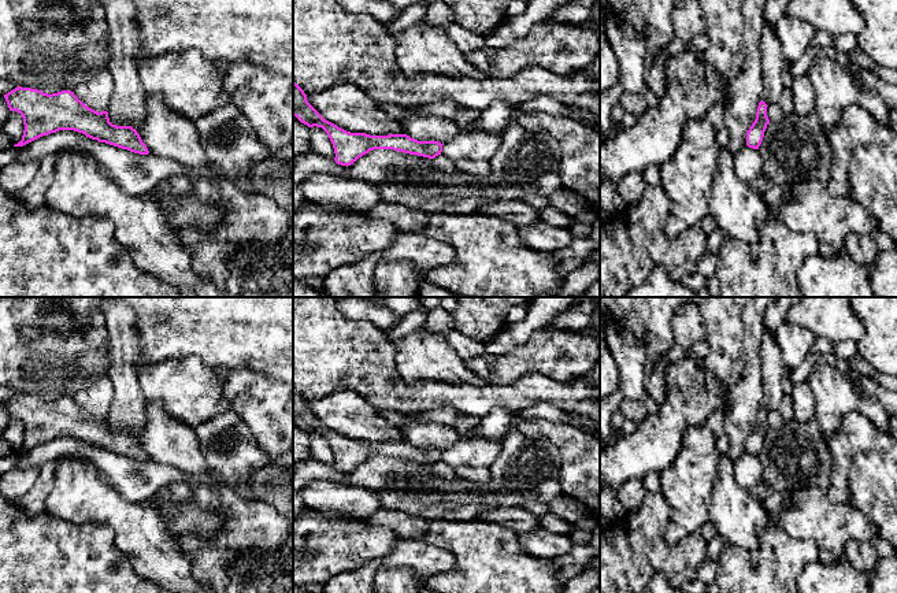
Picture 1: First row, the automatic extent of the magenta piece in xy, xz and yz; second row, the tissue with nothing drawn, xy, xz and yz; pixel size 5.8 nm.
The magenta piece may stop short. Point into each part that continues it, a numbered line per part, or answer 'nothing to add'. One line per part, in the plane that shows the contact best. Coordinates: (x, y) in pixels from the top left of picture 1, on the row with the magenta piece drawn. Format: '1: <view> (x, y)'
nothing to add

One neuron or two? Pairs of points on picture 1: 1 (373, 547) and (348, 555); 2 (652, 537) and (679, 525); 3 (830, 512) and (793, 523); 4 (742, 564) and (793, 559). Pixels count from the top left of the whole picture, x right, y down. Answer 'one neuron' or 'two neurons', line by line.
1: one neuron
2: two neurons
3: one neuron
4: one neuron

